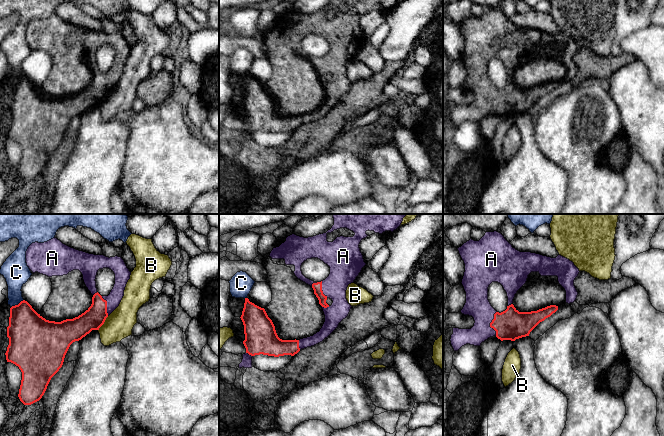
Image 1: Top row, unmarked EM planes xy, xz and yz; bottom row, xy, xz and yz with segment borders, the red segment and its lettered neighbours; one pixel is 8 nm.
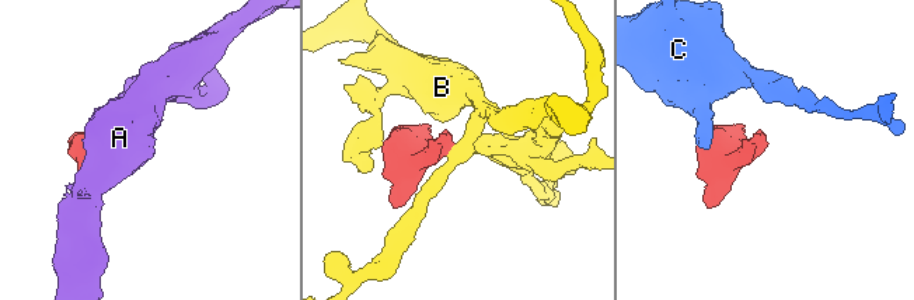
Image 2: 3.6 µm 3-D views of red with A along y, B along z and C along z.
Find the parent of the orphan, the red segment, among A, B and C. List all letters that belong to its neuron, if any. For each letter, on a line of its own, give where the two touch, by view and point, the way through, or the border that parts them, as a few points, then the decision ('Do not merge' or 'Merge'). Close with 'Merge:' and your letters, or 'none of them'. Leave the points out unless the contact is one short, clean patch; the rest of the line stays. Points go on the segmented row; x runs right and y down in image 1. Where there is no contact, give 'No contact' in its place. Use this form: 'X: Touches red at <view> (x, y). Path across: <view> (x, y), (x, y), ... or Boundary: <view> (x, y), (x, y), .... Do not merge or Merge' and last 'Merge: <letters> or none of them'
A: Touches red at yz (490, 323). Merge
B: Touches red at xy (103, 323). Boundary: xy (108, 316), (98, 330). Do not merge
C: Touches red at xy (18, 304). Boundary: xy (23, 299), (11, 307). Do not merge
Merge: A

